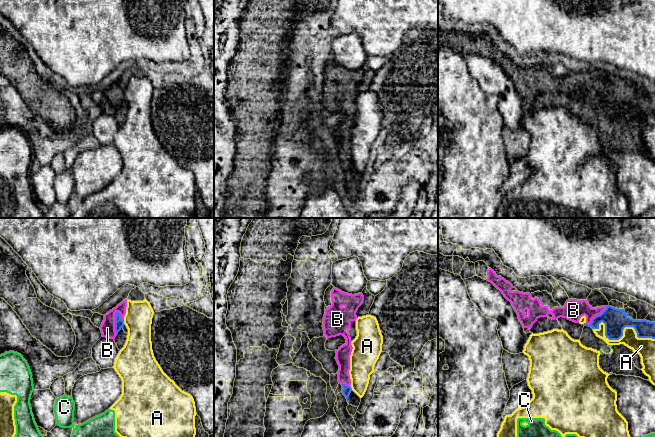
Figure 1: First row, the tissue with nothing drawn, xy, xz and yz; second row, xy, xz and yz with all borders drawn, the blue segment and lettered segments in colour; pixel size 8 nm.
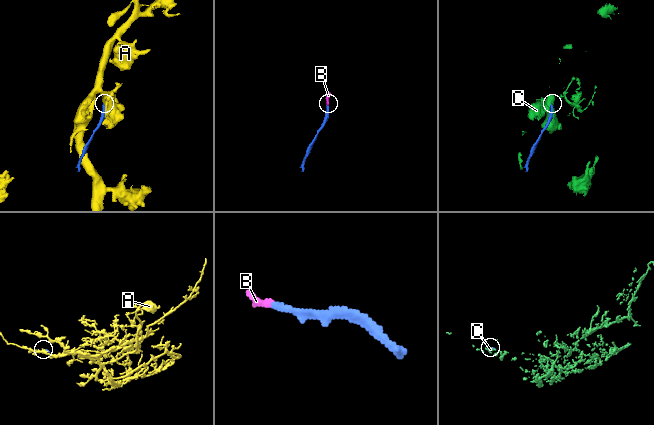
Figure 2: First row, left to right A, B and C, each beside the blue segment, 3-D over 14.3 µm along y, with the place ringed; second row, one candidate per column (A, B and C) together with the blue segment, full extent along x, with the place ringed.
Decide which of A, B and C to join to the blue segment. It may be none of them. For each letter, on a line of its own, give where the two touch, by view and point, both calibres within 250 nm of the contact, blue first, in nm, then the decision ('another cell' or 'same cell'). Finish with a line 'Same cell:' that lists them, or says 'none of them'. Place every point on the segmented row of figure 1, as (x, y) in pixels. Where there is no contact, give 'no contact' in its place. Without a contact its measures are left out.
A: meets blue in yz at (622, 335); 190 nm thick on the blue side, 160 nm on the other; another cell
B: meets blue in xy at (115, 322); 80 nm thick on the blue side, 120 nm on the other; same cell
C: meets blue in yz at (592, 327); 190 nm thick on the blue side, 20 nm on the other; another cell
Same cell: B

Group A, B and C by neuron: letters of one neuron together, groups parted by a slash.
A C / B

